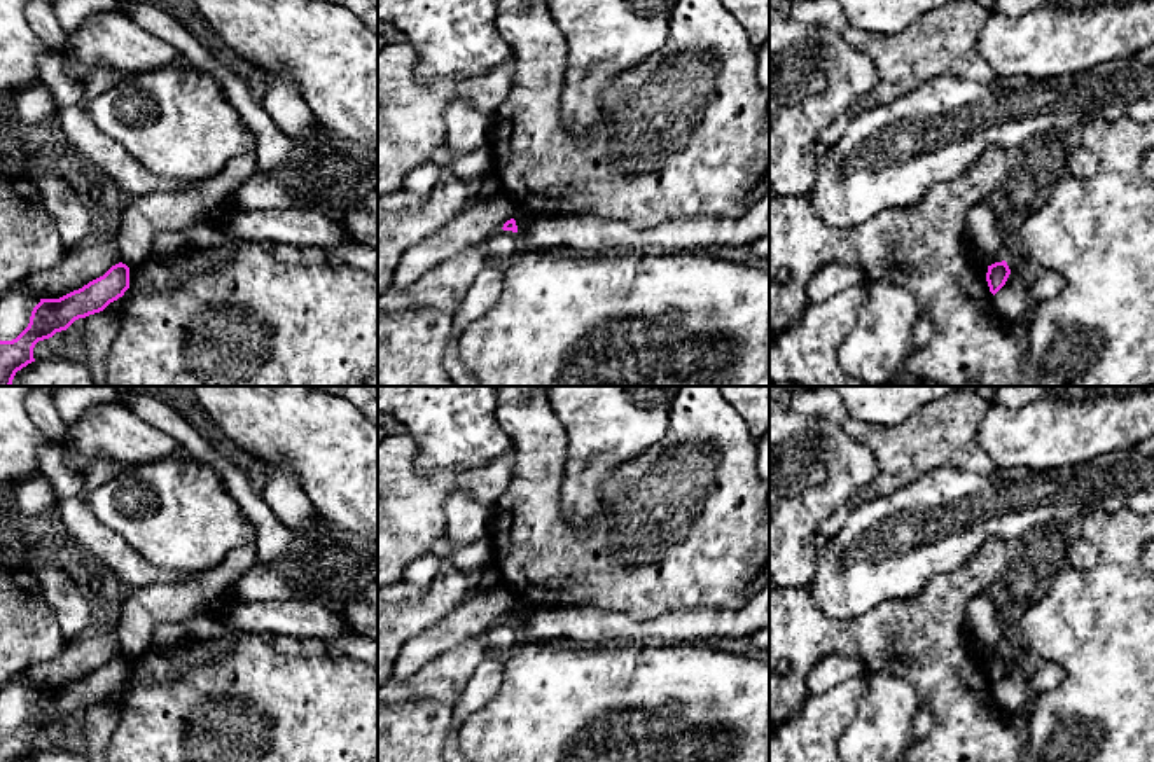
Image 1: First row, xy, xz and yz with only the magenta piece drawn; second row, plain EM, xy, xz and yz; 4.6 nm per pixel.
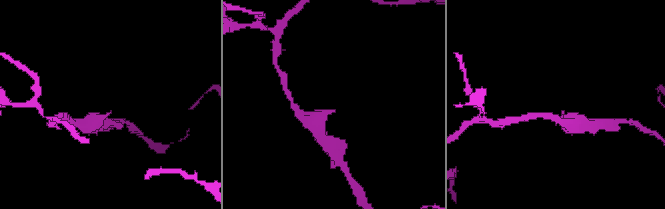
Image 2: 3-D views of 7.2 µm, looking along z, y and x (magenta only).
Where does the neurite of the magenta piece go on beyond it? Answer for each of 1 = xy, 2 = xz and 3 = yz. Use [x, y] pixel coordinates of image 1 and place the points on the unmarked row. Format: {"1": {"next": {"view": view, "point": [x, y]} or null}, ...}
{"1": {"next": null}, "2": {"next": null}, "3": {"next": null}}

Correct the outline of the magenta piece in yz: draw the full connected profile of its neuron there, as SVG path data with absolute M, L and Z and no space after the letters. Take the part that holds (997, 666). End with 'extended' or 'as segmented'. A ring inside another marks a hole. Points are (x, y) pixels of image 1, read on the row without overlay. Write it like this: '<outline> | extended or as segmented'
M1005 652L988 657L986 673L993 687L1005 676L1009 666L1011 661Z | as segmented

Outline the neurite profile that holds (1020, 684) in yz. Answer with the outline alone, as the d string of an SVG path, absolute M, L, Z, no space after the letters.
M1032 661L1026 668L1009 666L1005 676L993 687L1000 710L1012 713L1026 701L1061 683L1065 669L1053 661Z

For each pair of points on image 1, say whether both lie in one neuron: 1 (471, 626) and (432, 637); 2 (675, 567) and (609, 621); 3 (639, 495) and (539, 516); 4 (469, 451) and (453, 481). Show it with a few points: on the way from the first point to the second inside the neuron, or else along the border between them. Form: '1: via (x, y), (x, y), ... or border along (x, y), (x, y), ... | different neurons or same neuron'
1: via (462, 626), (455, 626), (441, 637) | same neuron
2: border along (581, 607), (621, 610), (637, 619), (661, 616) | different neurons
3: via (614, 519), (598, 535), (563, 535) | same neuron
4: border along (497, 457), (471, 469), (417, 471) | different neurons

